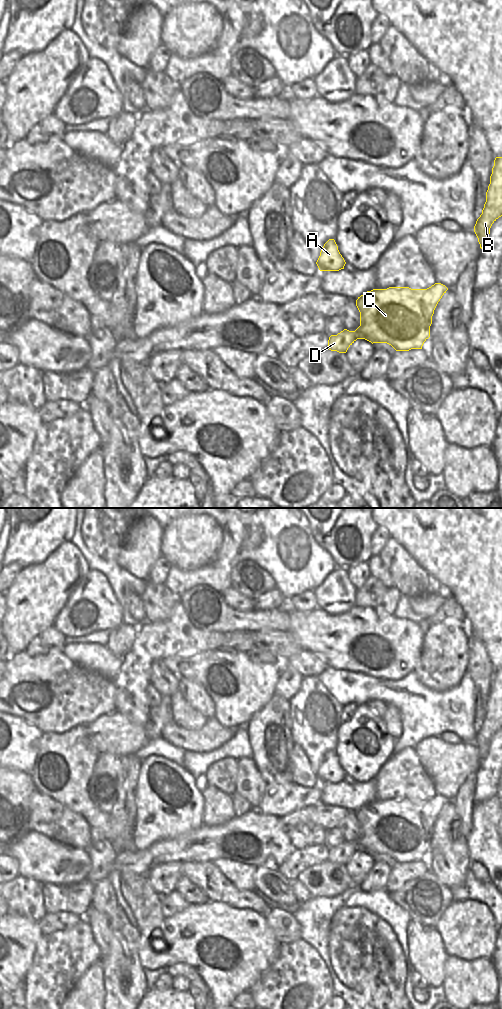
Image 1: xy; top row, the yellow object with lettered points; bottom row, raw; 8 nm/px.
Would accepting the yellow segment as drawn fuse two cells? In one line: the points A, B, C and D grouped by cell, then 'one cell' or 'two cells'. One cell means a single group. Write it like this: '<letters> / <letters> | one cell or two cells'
A B C D | one cell

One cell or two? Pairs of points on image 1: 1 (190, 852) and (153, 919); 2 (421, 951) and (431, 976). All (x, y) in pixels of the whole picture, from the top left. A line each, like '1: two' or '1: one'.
1: two
2: one

